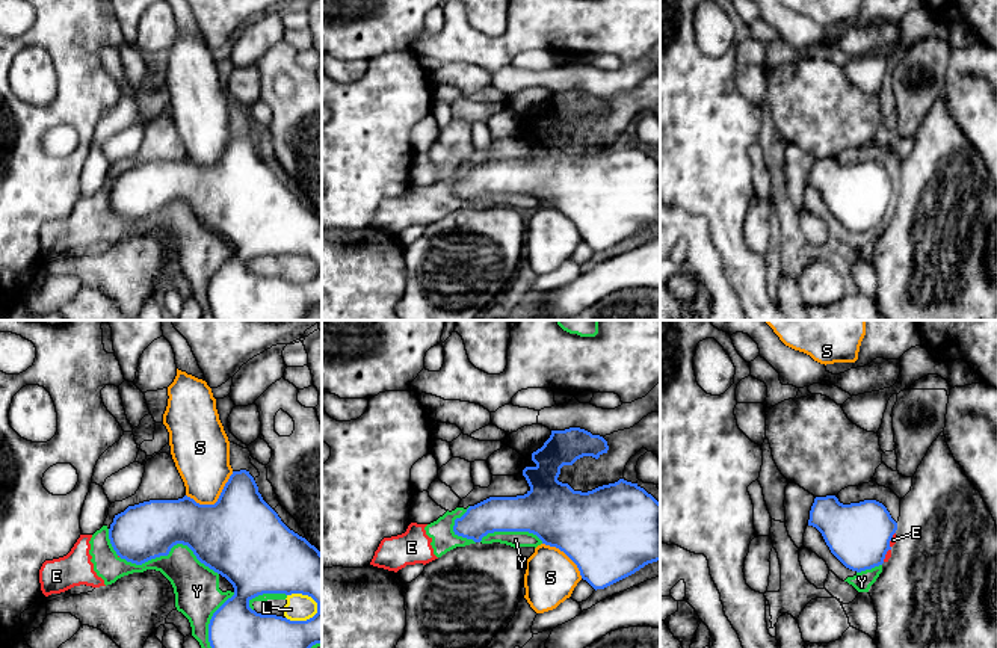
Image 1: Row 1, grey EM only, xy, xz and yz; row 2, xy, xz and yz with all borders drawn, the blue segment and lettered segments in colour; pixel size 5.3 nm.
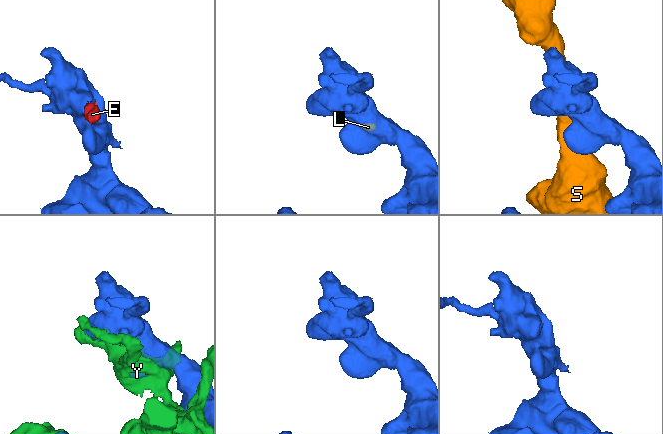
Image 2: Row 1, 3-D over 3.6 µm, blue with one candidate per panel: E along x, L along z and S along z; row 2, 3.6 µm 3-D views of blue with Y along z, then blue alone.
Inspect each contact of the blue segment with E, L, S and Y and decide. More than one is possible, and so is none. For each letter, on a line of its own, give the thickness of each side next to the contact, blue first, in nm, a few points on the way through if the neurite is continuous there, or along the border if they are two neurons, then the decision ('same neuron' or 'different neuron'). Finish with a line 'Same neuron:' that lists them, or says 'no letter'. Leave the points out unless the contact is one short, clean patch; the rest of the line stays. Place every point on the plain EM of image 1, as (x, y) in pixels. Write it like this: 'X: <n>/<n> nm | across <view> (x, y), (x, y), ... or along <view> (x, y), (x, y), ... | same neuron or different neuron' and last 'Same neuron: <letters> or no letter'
E: 340/30 nm | along yz (895, 194), (890, 210), (882, 222) | different neuron
L: 360/140 nm | along xy (287, 256), (307, 256), (316, 265), (317, 274) | different neuron
S: 460/280 nm | different neuron
Y: 300/220 nm | different neuron
Same neuron: no letter

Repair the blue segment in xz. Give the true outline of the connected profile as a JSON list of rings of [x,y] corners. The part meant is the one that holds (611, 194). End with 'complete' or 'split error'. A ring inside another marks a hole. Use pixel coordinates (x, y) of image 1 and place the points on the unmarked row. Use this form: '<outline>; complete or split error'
[[[580,89],[551,92],[541,110],[532,115],[535,128],[526,128],[523,137],[530,151],[517,159],[489,159],[455,181],[458,198],[480,204],[494,193],[529,193],[542,205],[563,213],[579,230],[580,237],[595,252],[604,251],[648,225],[660,222],[660,165],[637,145],[619,140],[592,153],[574,153],[557,142],[563,127],[573,127],[583,118],[598,121],[607,115],[607,103]]]; complete

